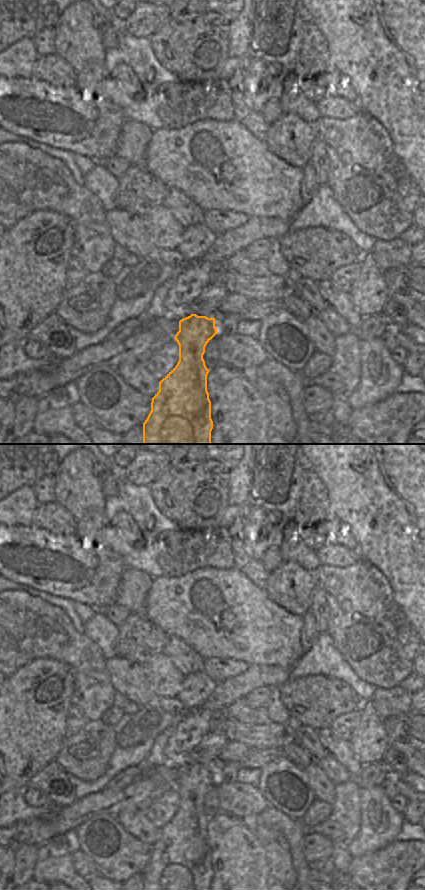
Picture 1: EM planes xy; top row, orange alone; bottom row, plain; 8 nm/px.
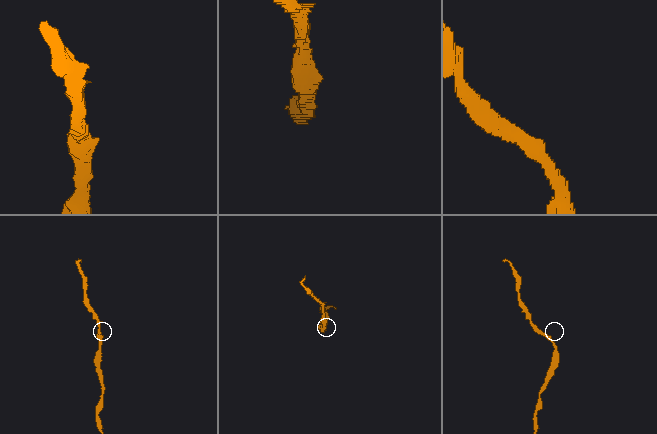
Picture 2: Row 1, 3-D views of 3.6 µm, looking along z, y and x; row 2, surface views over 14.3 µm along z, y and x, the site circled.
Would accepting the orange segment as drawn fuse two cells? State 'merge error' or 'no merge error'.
no merge error

